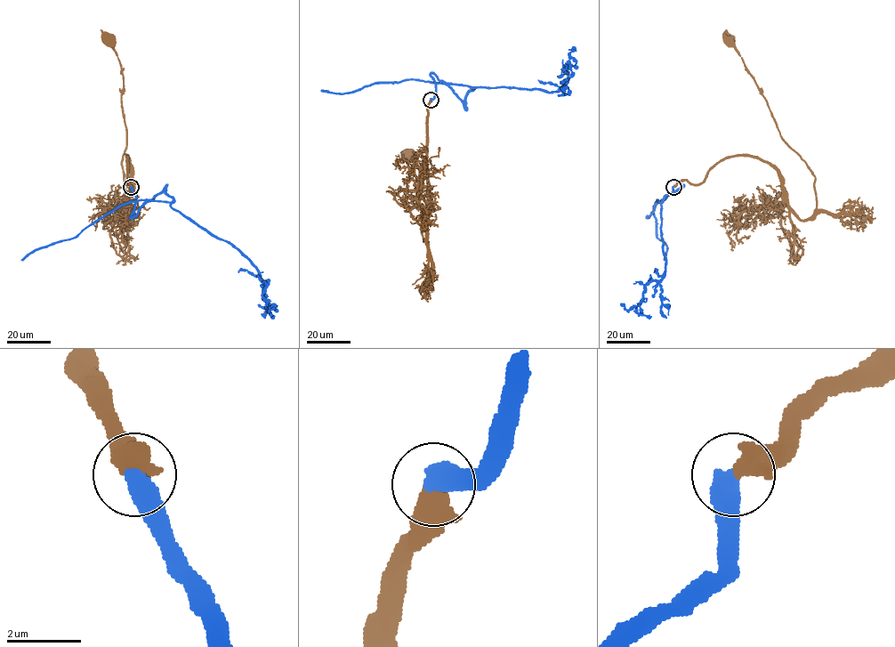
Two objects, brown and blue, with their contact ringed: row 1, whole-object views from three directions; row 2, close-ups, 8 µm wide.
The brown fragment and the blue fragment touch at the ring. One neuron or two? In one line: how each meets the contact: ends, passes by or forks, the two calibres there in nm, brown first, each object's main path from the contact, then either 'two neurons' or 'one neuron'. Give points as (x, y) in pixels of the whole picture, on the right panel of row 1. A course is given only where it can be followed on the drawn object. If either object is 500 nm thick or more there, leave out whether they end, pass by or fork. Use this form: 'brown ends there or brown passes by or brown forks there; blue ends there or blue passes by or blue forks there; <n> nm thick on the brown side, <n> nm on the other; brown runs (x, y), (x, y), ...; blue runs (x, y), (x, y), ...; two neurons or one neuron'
650 nm thick on the brown side, 600 nm on the other; brown runs (673, 186), (752, 155), (778, 172), (800, 219), (816, 209), (813, 173), (729, 41); blue runs (673, 186), (672, 192), (657, 200), (665, 260), (665, 276), (645, 286), (640, 304), (627, 310), (624, 303); one neuron

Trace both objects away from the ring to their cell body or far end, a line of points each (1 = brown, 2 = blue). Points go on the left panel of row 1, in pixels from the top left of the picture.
1: (131, 186), (128, 180), (127, 184), (127, 155), (130, 190), (125, 220), (123, 75), (108, 41)
2: (131, 186), (136, 200), (169, 202), (231, 243), (268, 280), (262, 296), (276, 305), (270, 310), (269, 303)

